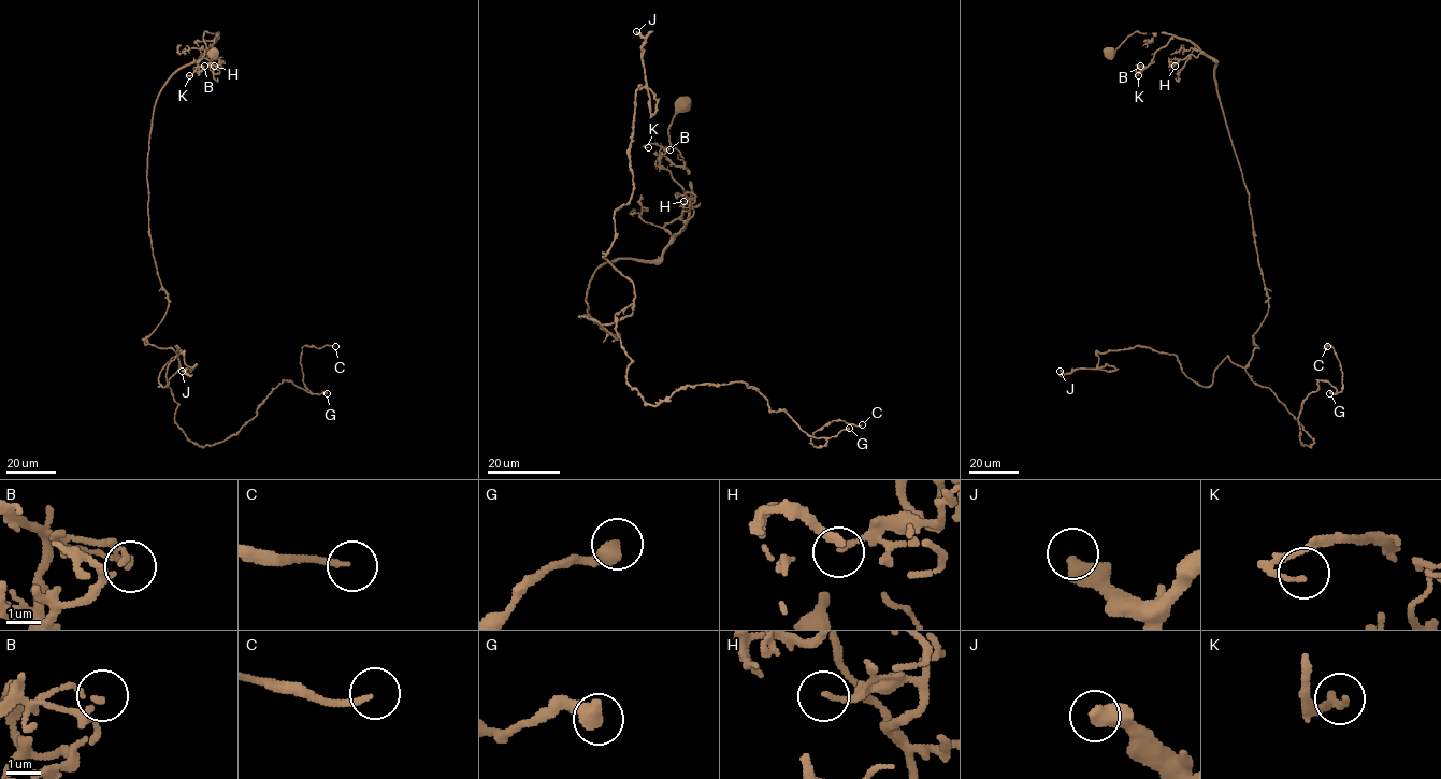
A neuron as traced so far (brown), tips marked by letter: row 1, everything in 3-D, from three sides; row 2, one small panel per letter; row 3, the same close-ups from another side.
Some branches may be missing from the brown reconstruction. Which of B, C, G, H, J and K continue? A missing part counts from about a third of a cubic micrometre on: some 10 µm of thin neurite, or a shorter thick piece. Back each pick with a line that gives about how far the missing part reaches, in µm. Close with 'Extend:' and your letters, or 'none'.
C: about 25 µm are missing
J: about 80 µm are missing
Extend: C, J

